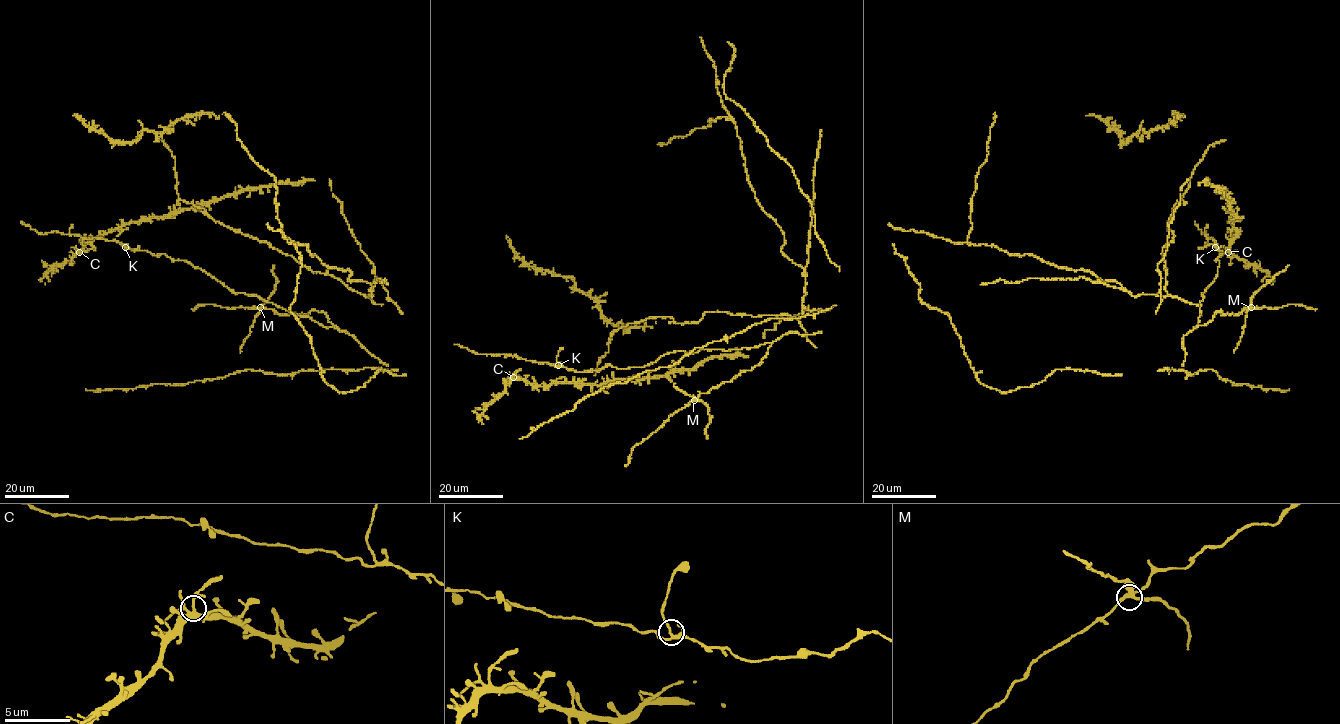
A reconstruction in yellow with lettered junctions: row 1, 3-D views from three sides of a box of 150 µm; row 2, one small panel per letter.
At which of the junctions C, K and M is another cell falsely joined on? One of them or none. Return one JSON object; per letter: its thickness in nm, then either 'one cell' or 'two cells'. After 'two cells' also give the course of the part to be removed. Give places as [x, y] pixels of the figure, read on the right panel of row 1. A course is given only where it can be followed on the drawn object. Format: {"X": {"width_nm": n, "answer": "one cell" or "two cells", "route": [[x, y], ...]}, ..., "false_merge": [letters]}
{"C": {"width_nm": 340, "answer": "one cell"}, "K": {"width_nm": 240, "answer": "one cell"}, "M": {"width_nm": 280, "answer": "two cells", "route": [[1250, 308], [1250, 299], [1289, 265]]}, "false_merge": ["M"]}

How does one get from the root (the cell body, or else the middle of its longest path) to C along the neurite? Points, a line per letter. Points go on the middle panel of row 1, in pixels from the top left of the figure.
C: (675, 371), (653, 377), (616, 379), (600, 384), (551, 383), (535, 386), (513, 377)

